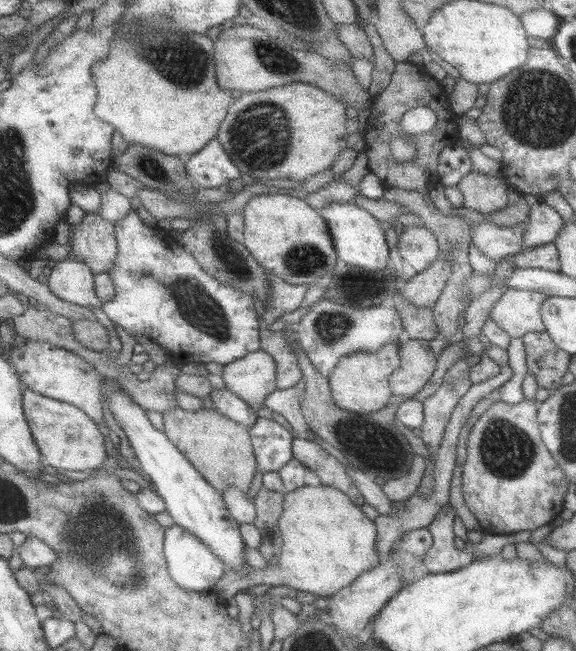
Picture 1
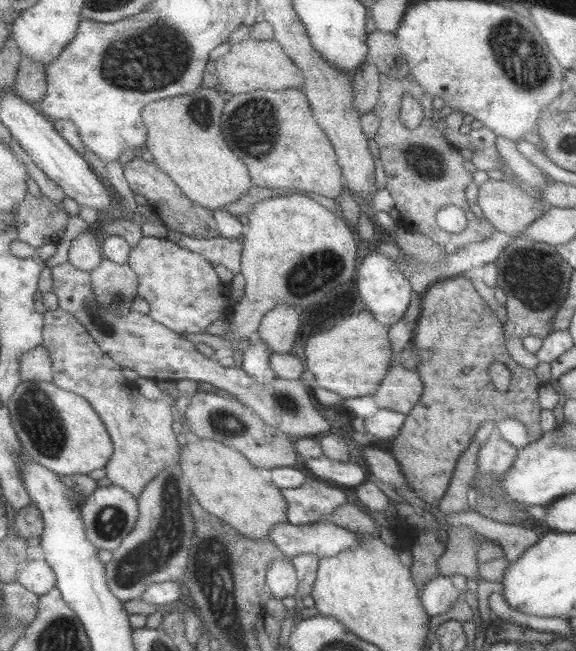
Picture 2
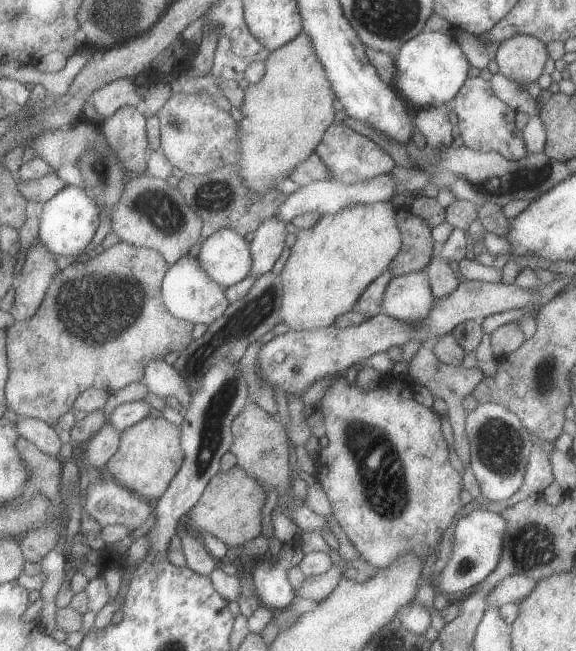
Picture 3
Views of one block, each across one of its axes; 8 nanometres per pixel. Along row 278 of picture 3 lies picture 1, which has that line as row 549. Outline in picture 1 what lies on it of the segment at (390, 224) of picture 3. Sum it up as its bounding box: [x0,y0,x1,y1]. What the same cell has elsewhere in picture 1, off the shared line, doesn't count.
[213,484,381,601]

